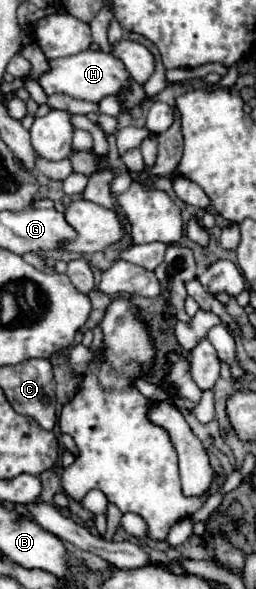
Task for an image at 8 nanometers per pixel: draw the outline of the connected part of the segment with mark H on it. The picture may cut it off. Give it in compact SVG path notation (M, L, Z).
M86 50L86 52L66 56L66 58L48 60L48 70L38 78L40 86L44 88L44 92L48 96L50 94L68 94L72 98L90 100L90 102L100 102L104 96L124 92L128 80L130 80L130 76L128 76L124 64L116 56L104 54L100 50L96 50L96 52Z

